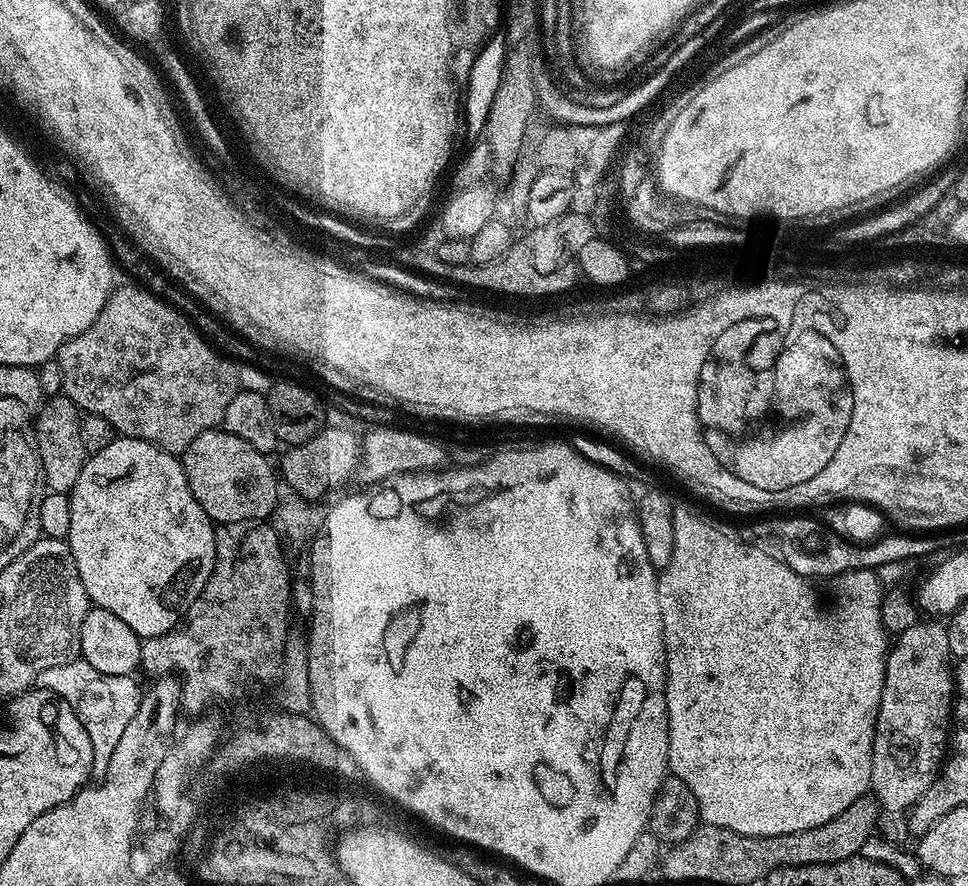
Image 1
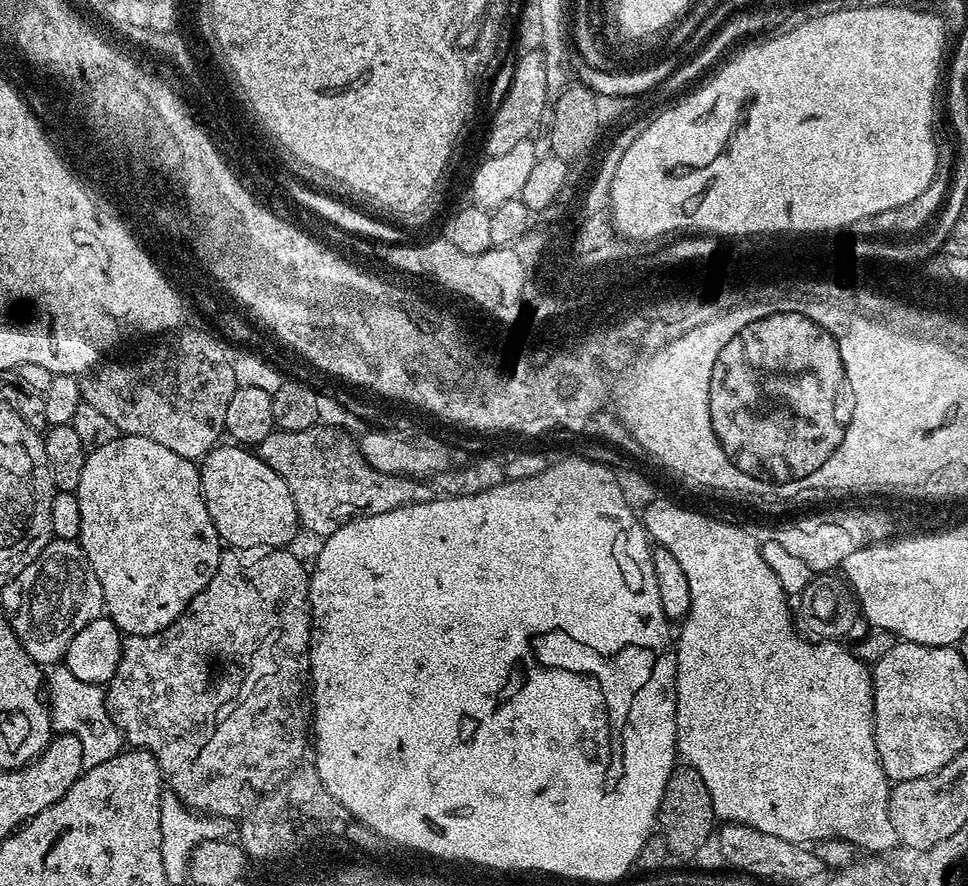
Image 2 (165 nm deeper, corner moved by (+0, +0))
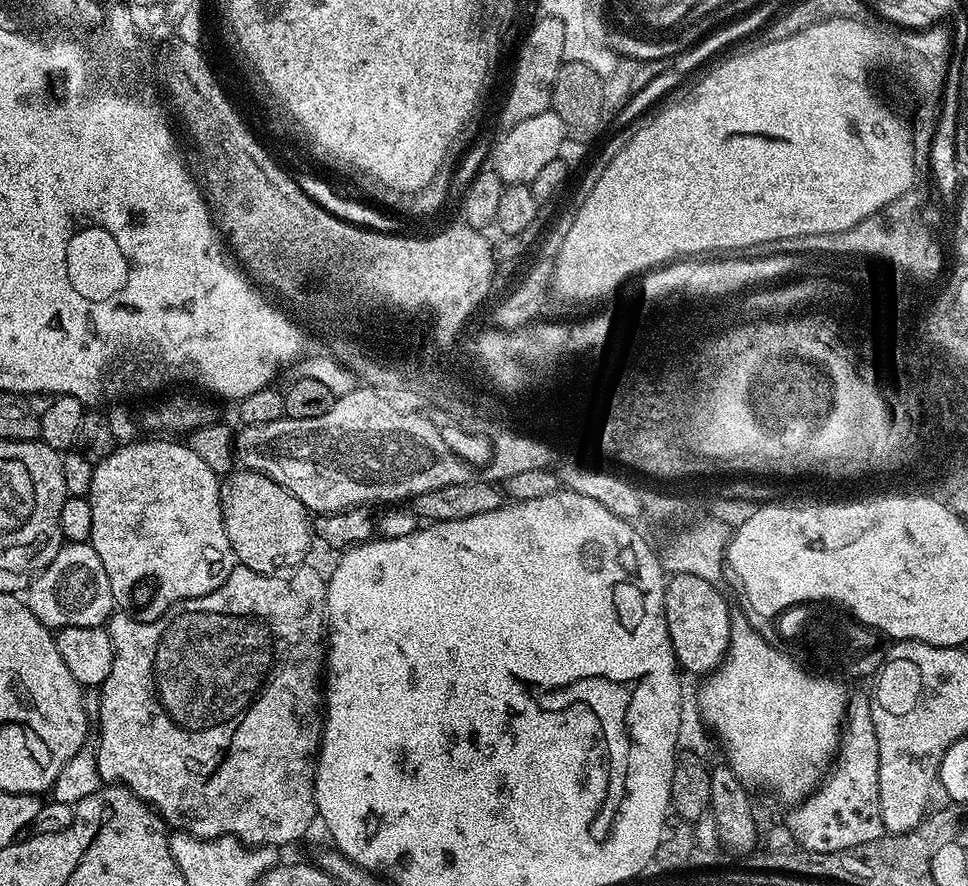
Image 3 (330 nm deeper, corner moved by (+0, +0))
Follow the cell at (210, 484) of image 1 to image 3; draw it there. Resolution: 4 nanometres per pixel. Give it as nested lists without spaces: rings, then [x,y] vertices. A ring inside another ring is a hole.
[[[247,470],[229,472],[220,481],[220,509],[226,538],[230,538],[230,546],[243,567],[255,572],[278,572],[282,568],[292,568],[309,559],[309,548],[314,544],[314,524],[308,509],[302,506],[302,502],[298,502],[298,498],[294,498],[294,494],[278,486],[278,482],[266,478],[266,474]]]

